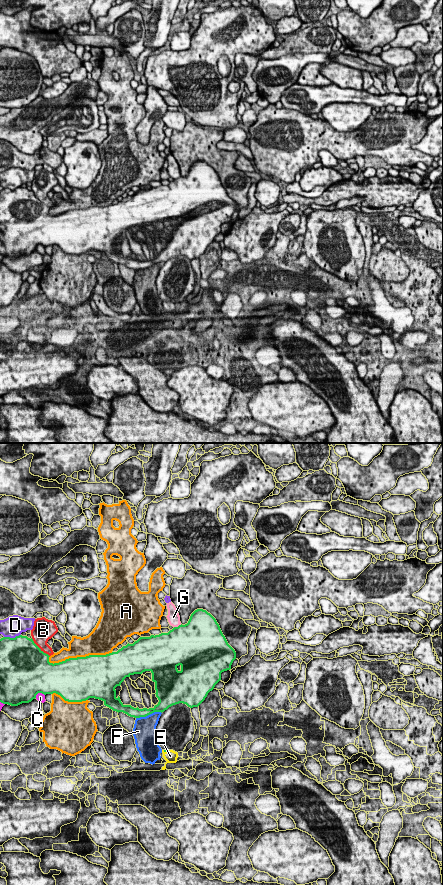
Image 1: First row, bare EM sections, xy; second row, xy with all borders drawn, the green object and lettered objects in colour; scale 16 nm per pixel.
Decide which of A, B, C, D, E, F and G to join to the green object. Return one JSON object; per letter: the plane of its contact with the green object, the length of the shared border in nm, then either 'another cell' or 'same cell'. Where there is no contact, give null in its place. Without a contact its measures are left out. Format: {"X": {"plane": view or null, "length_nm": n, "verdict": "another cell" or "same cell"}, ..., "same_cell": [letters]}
{"A": {"plane": "xy", "length_nm": 1050, "verdict": "another cell"}, "B": {"plane": "xy", "length_nm": 420, "verdict": "another cell"}, "C": {"plane": "xy", "length_nm": 170, "verdict": "another cell"}, "D": {"plane": "xy", "length_nm": 280, "verdict": "another cell"}, "E": {"plane": "xy", "length_nm": 70, "verdict": "same cell"}, "F": {"plane": "xy", "length_nm": 420, "verdict": "another cell"}, "G": {"plane": "xy", "length_nm": 140, "verdict": "another cell"}, "same_cell": ["E"]}

